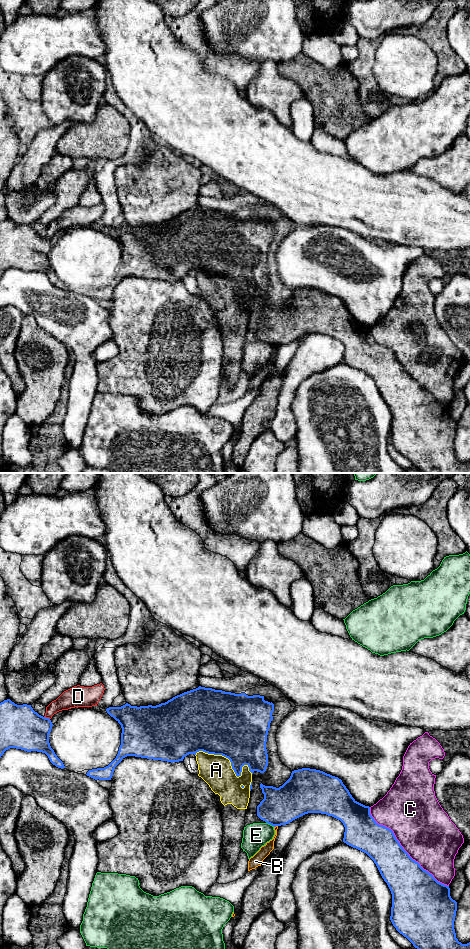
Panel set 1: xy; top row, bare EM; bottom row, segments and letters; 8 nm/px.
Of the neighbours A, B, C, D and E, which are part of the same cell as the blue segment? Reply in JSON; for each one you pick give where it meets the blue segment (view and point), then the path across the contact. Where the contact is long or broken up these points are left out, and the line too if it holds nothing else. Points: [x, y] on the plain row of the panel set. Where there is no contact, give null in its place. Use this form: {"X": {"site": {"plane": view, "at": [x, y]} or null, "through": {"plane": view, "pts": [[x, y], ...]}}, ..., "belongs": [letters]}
{"belongs": []}

